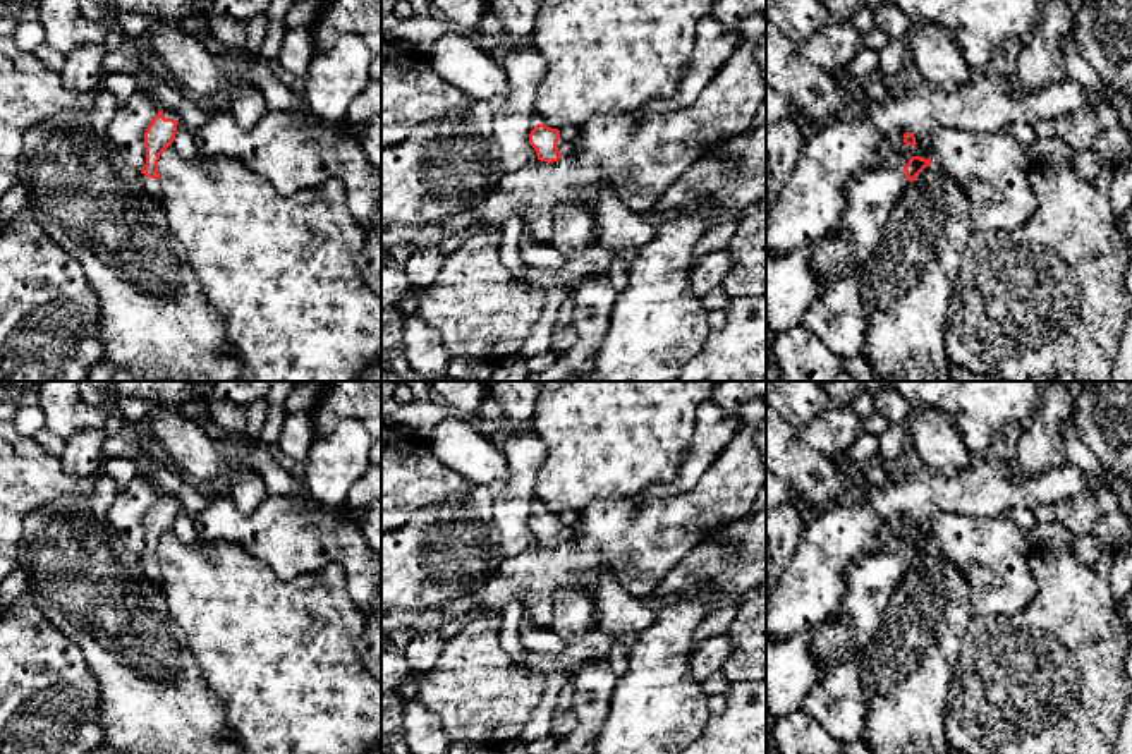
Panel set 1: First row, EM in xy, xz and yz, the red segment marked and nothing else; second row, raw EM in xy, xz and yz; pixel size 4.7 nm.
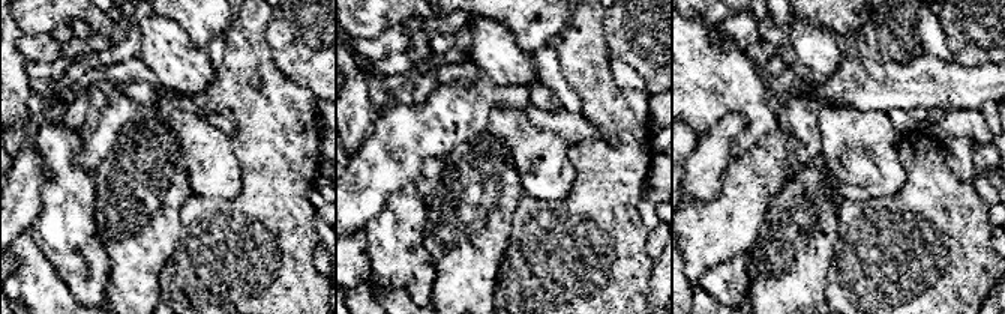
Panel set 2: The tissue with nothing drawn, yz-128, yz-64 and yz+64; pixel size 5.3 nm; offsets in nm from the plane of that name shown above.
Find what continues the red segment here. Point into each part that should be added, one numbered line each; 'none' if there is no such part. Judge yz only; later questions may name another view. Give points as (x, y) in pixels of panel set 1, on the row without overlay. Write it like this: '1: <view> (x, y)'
1: yz (871, 579)

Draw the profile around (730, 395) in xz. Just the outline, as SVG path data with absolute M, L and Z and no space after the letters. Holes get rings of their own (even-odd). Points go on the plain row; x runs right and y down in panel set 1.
M716 381L709 400L728 412L737 412L746 402L763 398L766 381Z

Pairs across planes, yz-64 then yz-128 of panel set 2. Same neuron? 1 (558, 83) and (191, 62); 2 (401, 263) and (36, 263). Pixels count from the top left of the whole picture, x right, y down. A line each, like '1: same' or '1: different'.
1: different
2: different

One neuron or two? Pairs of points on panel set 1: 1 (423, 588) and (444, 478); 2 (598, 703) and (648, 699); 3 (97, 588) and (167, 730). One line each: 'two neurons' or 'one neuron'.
1: two neurons
2: two neurons
3: one neuron

